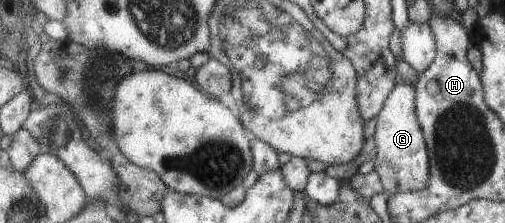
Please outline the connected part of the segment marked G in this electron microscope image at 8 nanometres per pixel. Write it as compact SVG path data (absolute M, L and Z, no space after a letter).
M398 79L397 86L386 99L377 115L375 141L378 147L374 169L380 174L389 194L396 192L420 192L429 187L431 180L431 157L423 127L416 109L417 88Z

